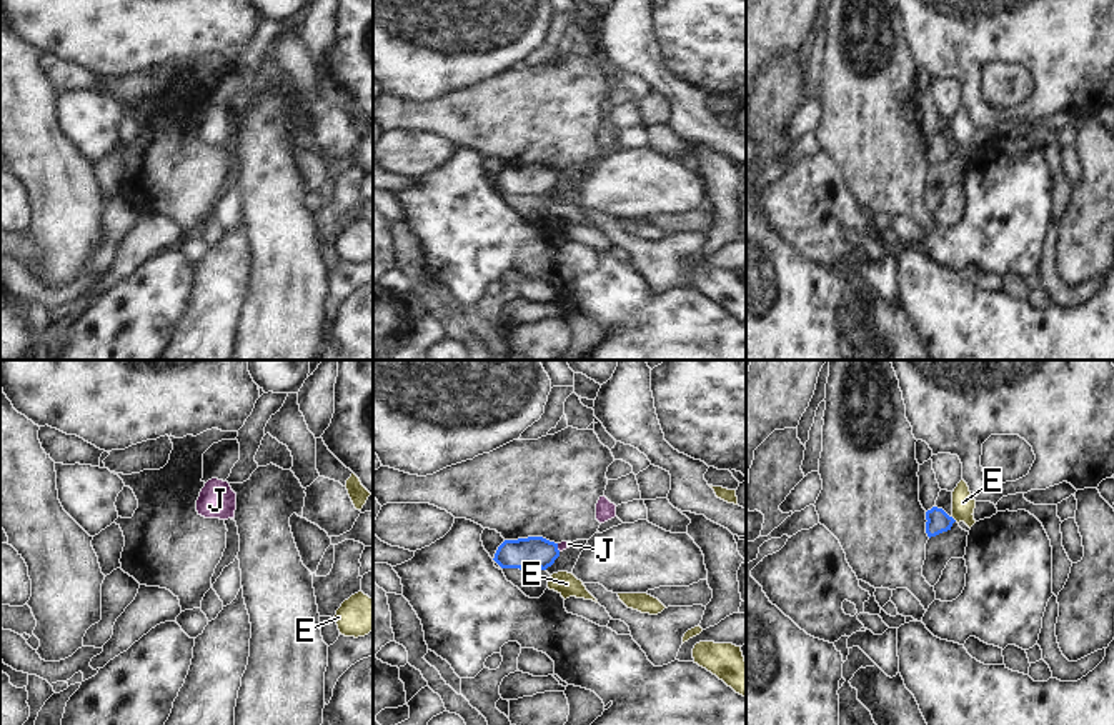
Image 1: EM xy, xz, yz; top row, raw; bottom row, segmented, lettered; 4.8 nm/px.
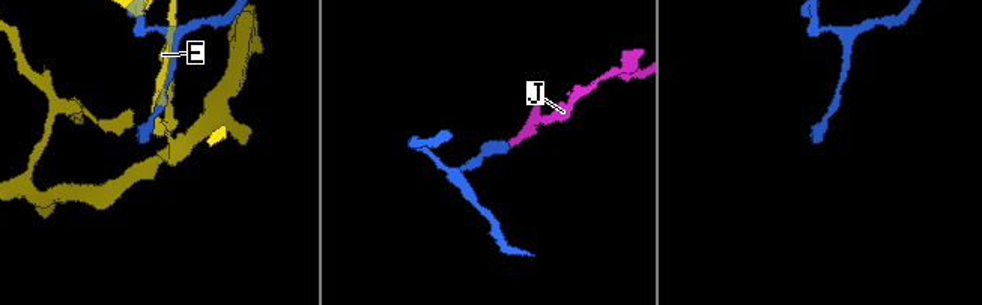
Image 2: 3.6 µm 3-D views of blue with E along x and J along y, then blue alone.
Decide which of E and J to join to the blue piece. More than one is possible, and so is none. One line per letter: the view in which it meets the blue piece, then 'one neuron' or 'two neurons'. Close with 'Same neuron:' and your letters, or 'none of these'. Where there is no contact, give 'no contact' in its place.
E: contact in yz; two neurons
J: contact in xz; two neurons
Same neuron: none of these

